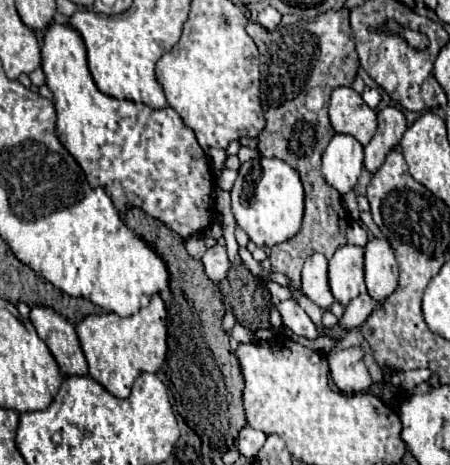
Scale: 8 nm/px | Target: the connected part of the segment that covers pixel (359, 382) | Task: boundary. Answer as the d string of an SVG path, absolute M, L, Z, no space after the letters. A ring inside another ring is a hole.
M360 347L340 349L336 353L328 355L330 359L330 377L334 385L342 393L362 393L372 385L370 373L364 365L364 353Z

